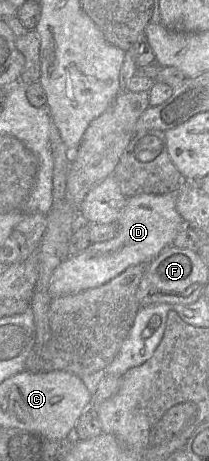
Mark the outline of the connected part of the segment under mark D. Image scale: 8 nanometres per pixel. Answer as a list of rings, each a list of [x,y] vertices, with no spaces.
[[[174,192],[162,195],[141,194],[129,197],[119,214],[116,224],[118,233],[114,238],[105,242],[92,243],[81,253],[66,257],[60,263],[49,281],[48,292],[51,297],[78,293],[99,287],[121,274],[130,266],[148,264],[162,250],[172,245],[178,232],[187,225],[176,209],[176,193]]]

